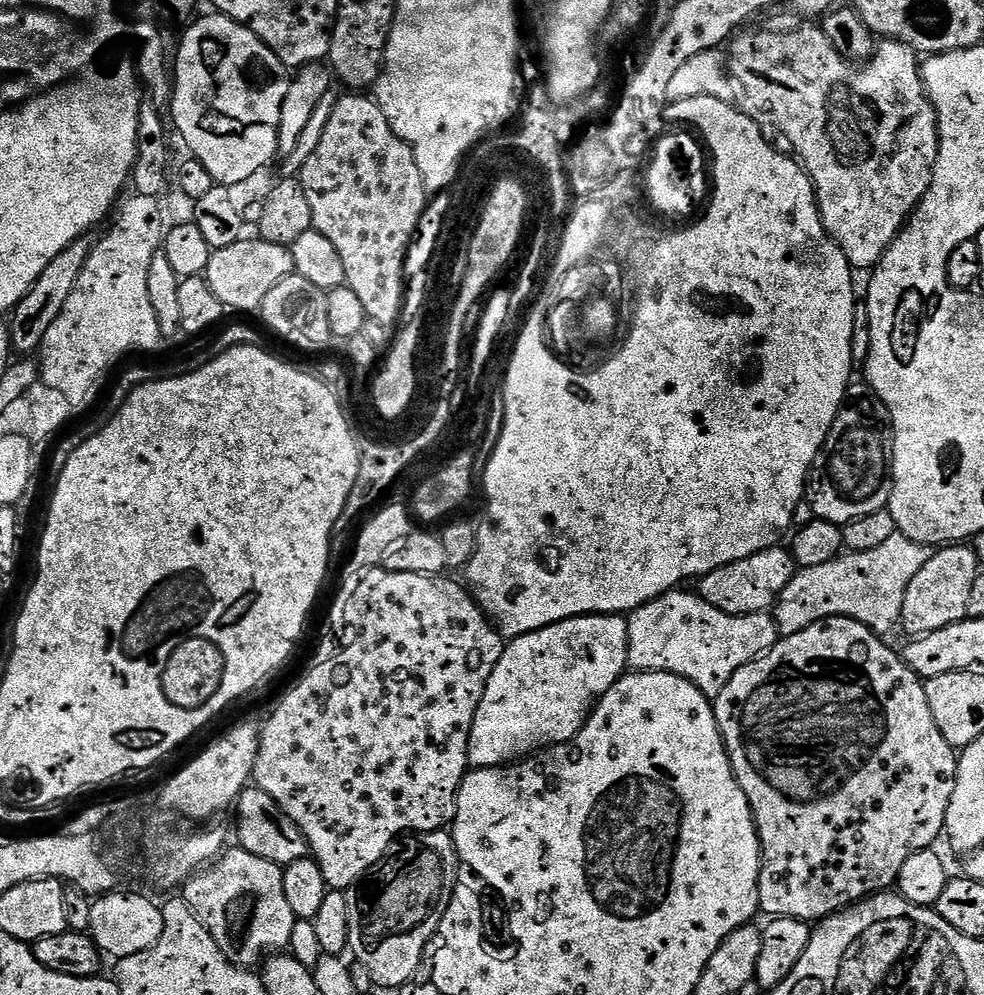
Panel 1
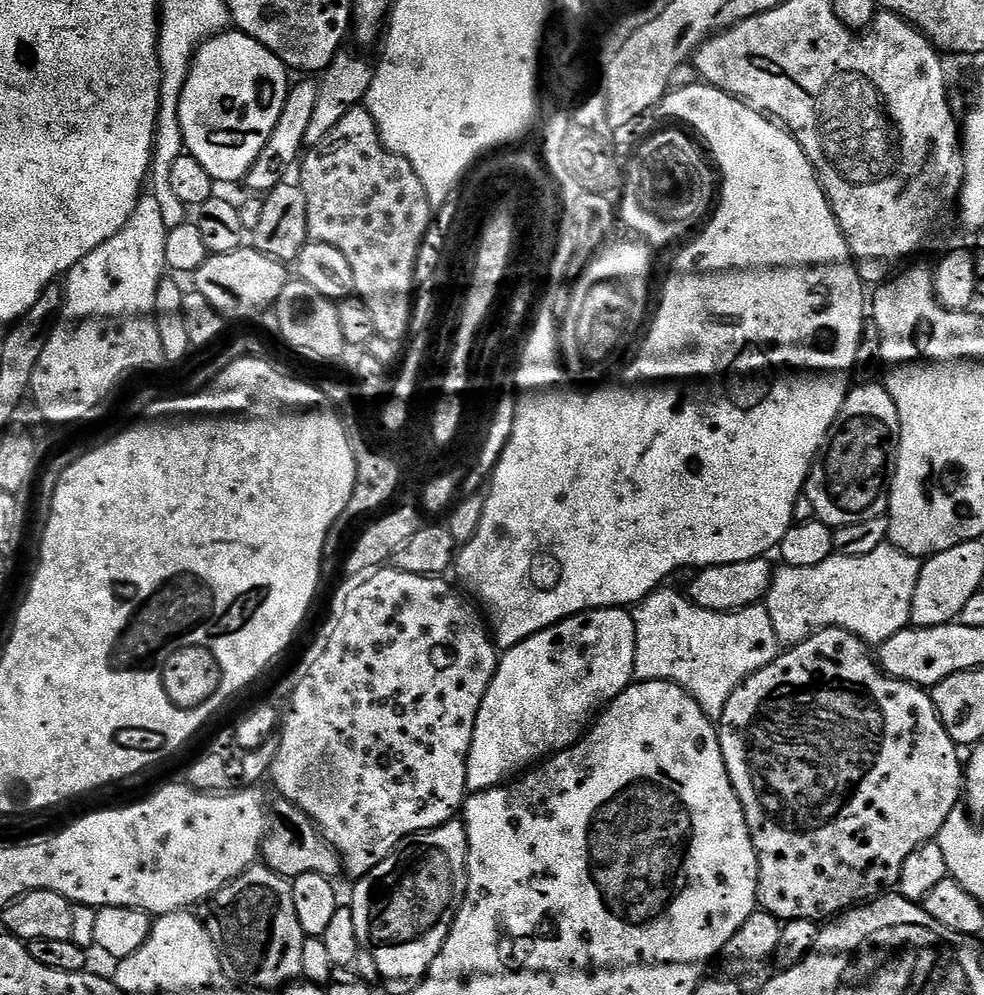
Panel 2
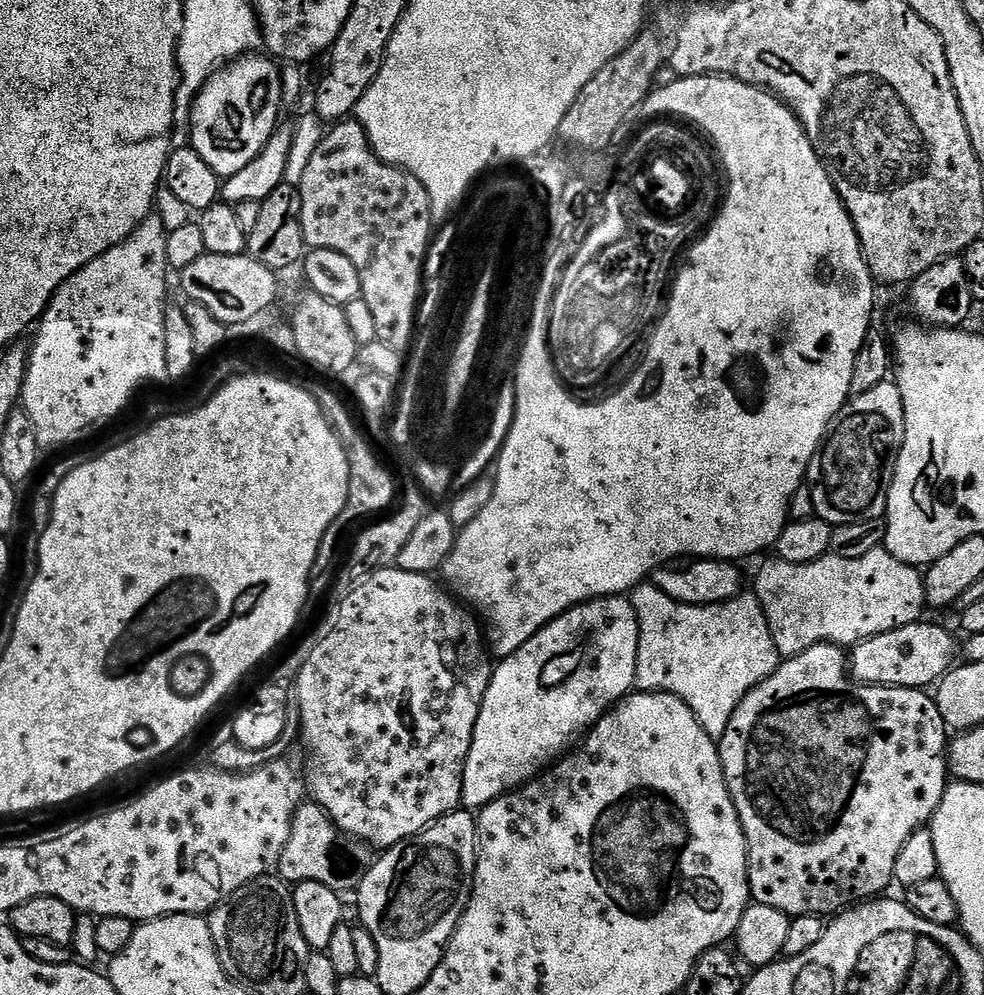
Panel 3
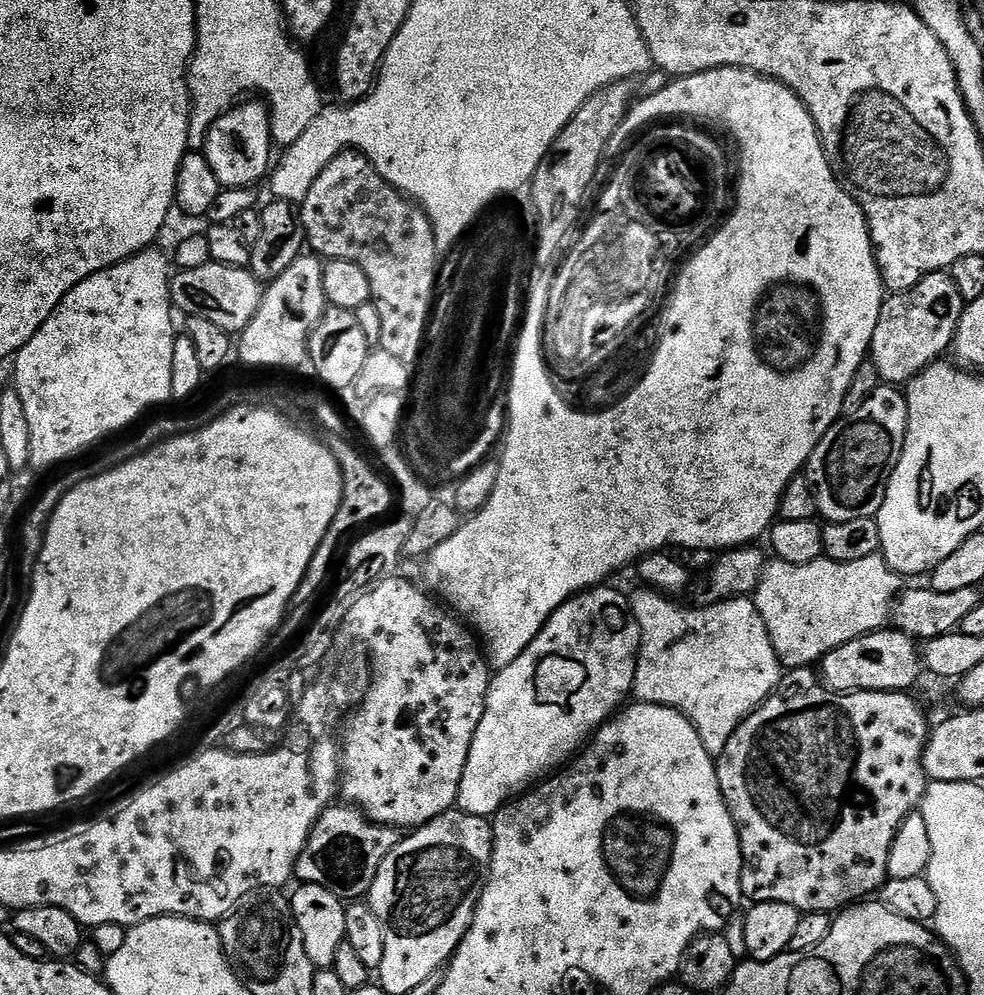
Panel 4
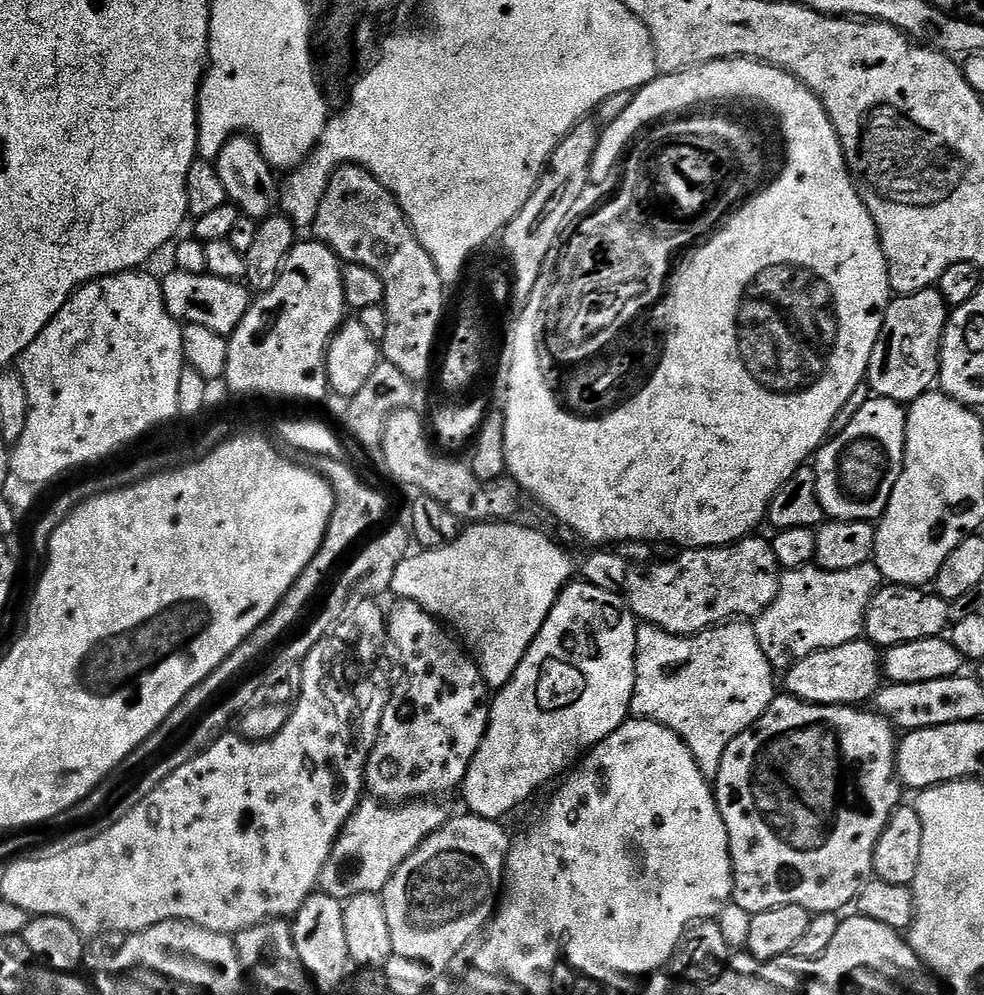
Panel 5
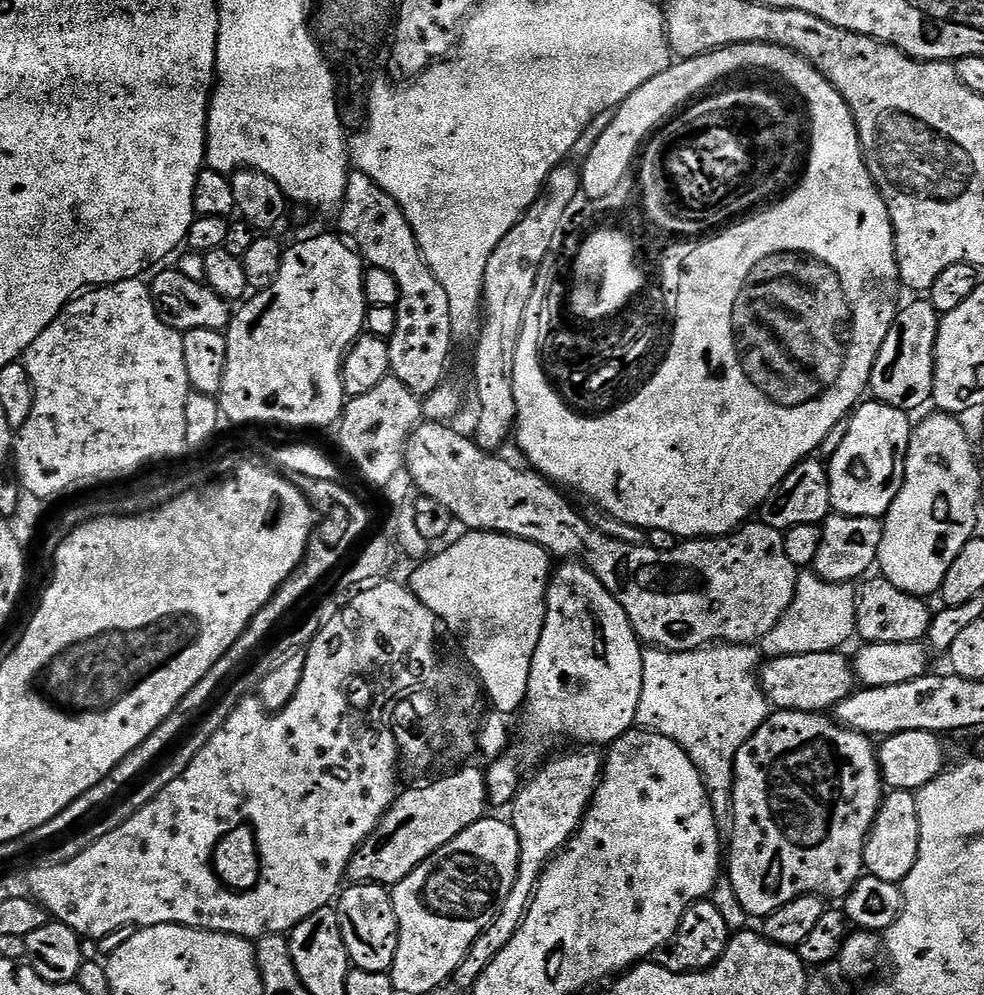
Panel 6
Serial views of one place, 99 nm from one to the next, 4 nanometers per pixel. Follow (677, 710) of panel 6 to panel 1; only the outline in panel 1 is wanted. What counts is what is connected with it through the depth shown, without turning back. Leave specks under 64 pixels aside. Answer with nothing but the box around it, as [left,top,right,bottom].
[627,590,778,698]

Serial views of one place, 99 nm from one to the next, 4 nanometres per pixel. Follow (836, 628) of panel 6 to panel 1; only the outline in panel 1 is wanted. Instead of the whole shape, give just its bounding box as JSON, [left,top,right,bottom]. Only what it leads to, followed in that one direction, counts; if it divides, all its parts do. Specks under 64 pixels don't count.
[774,532,933,637]

